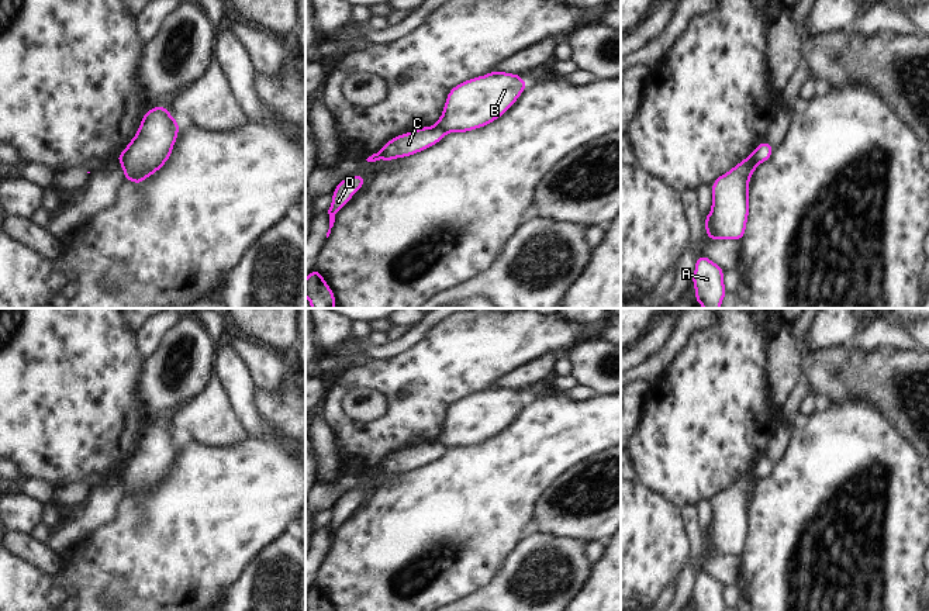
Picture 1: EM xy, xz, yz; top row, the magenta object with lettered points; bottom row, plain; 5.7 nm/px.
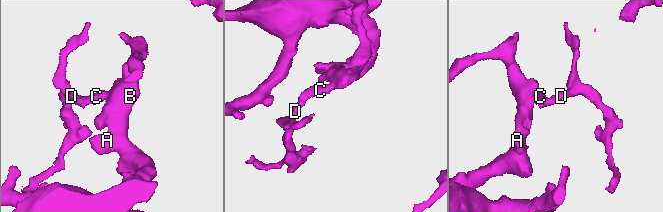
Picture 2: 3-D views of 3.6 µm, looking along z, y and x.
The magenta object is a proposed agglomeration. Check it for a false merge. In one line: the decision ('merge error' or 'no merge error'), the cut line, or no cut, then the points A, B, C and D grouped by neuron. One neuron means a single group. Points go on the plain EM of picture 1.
merge error; cut yz (753, 466), (753, 475), (757, 479); groups A B / C D

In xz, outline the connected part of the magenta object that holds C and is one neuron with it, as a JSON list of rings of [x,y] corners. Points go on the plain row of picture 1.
[[[436,439],[432,442],[419,442],[405,449],[396,451],[381,465],[372,472],[367,477],[376,476],[396,476],[397,473],[407,473],[422,467],[445,453],[446,448]]]

